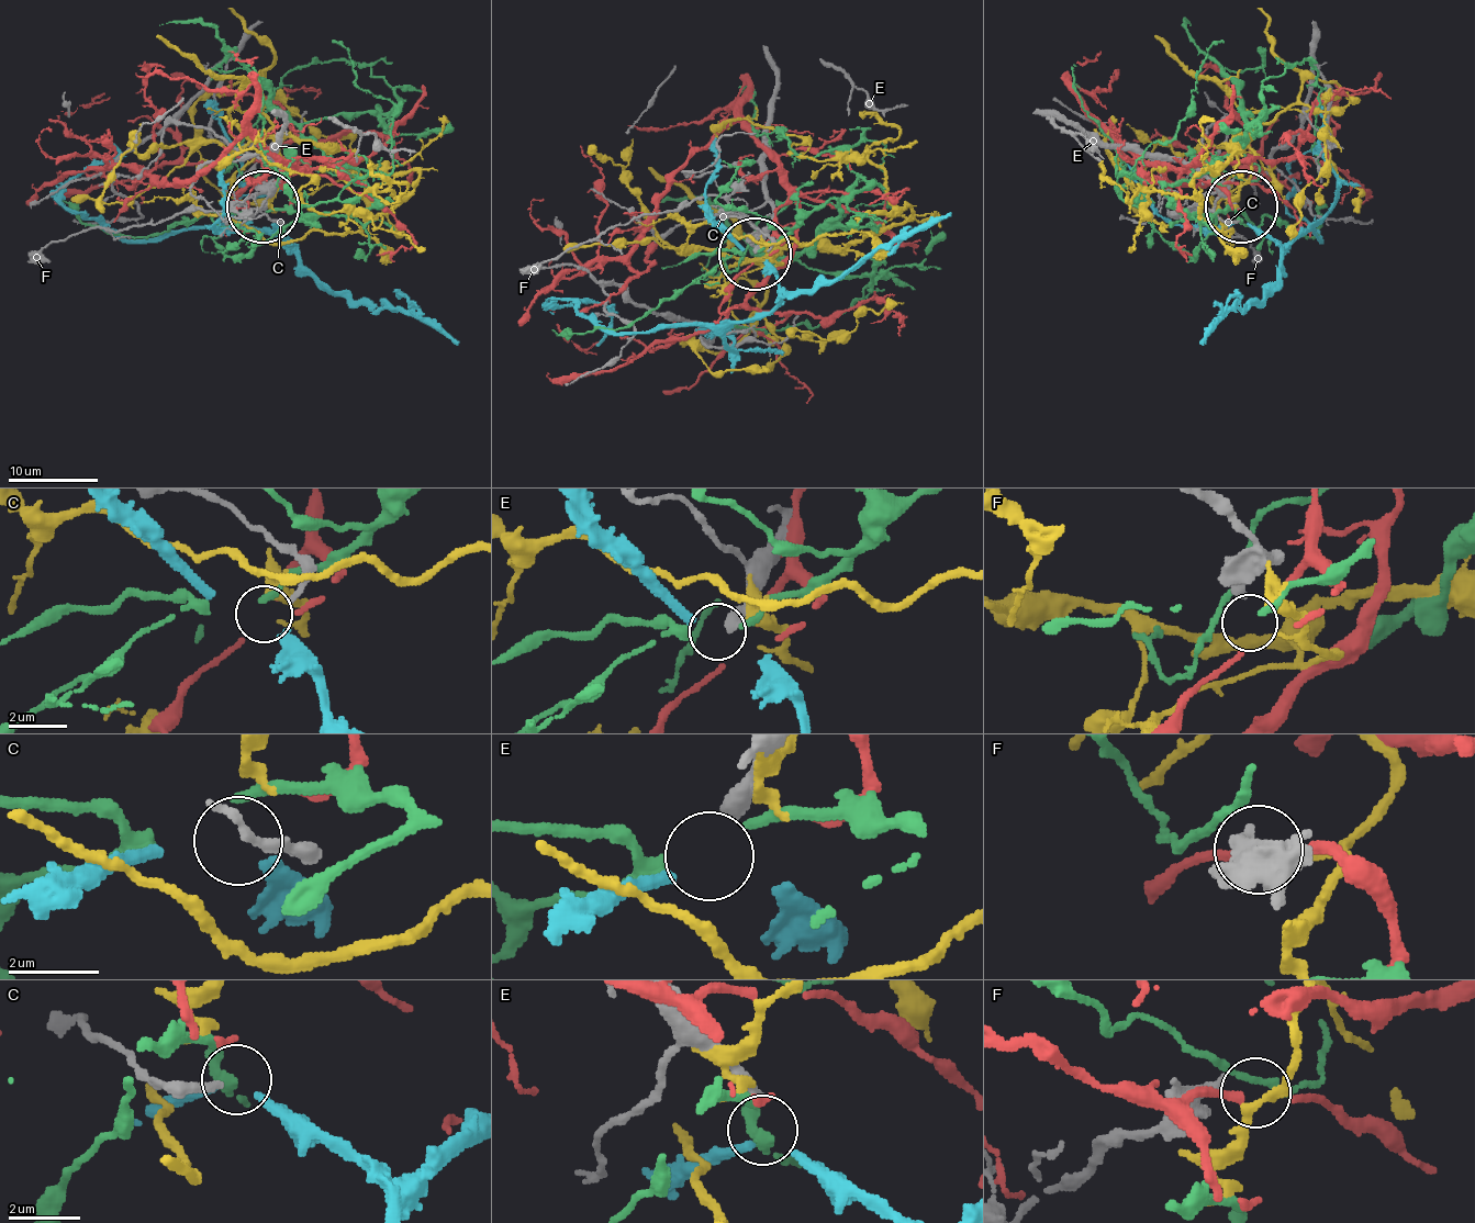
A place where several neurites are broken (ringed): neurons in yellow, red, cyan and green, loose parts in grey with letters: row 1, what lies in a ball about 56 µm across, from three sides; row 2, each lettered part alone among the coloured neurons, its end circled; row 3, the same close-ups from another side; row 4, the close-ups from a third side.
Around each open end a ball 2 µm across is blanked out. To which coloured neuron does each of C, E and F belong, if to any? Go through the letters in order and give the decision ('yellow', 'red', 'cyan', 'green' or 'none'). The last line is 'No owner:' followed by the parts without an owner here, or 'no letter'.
C: none
E: none
F: none
No owner: C, E, F

